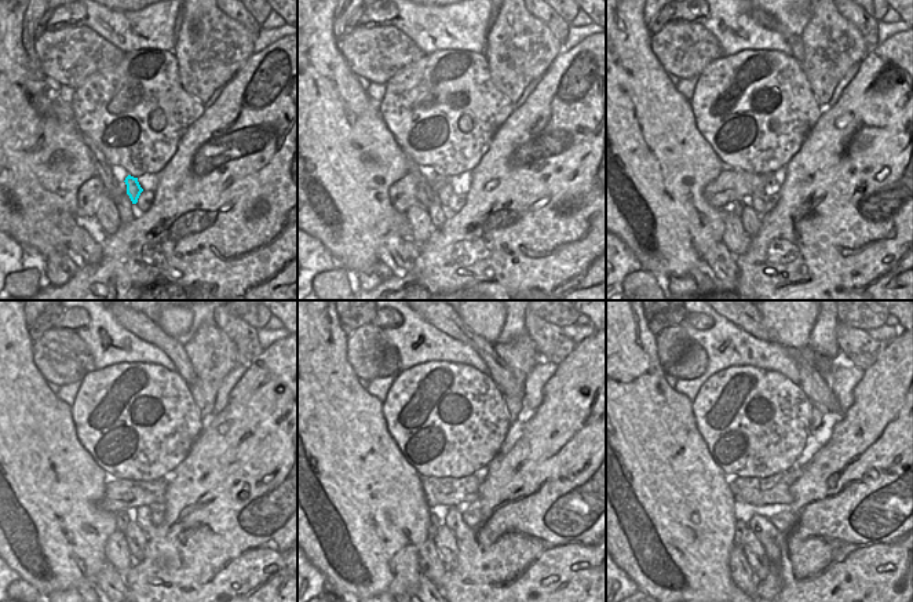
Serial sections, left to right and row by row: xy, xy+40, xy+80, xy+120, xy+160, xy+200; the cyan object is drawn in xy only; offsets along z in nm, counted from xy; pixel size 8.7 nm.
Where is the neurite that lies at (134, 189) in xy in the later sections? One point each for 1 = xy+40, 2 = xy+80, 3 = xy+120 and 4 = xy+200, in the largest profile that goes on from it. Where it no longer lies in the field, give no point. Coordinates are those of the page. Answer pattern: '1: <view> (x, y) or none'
1: xy+40 (444, 193)
2: xy+80 (758, 200)
3: xy+120 (143, 520)
4: xy+200 (769, 535)

